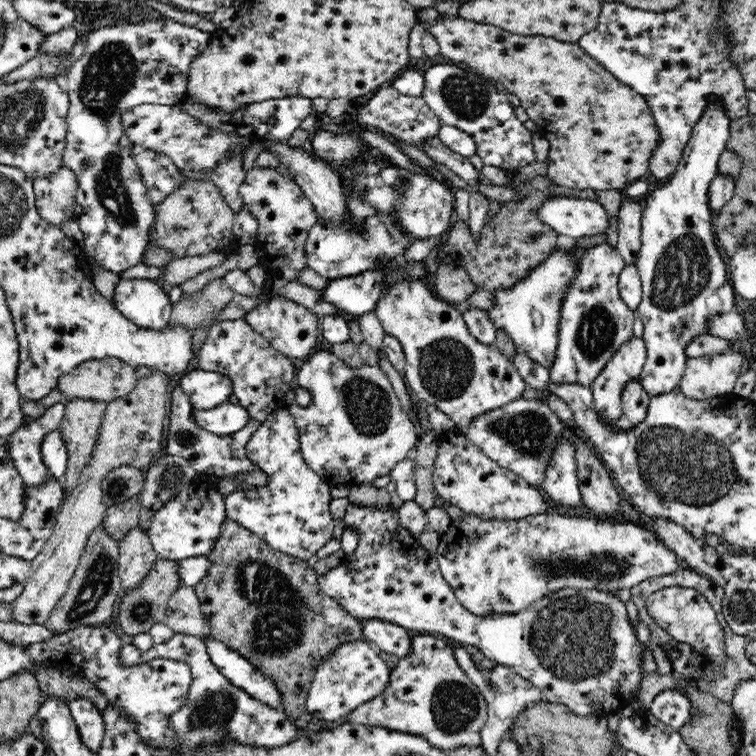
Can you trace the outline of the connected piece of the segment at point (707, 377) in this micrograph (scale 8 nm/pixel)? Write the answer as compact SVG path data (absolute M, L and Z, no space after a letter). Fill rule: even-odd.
M732 343L734 347L722 354L688 359L678 386L680 392L693 400L711 400L733 393L744 357L739 343Z

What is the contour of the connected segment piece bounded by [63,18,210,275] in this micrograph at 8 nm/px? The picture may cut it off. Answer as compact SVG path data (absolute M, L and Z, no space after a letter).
M162 18L156 20L144 19L137 23L126 23L122 25L109 25L102 28L89 30L87 32L87 39L85 40L84 54L74 62L71 69L66 72L66 80L68 83L67 93L69 94L69 111L66 115L66 148L63 152L63 165L66 168L76 173L76 179L78 179L78 190L76 196L76 210L74 216L80 230L83 232L83 244L82 249L88 258L91 258L99 264L100 267L110 270L116 274L121 274L122 271L127 268L136 266L138 262L141 262L144 251L148 249L150 244L150 229L155 221L155 206L152 204L152 200L149 198L149 192L146 190L146 185L142 181L140 171L138 171L138 165L136 165L135 154L137 149L132 146L128 135L122 131L122 114L132 110L137 105L152 103L161 105L174 106L178 104L184 96L186 96L186 88L188 82L188 70L193 64L193 61L207 48L208 42L210 42L210 33L199 30L198 28L186 25L184 23L178 23L169 18Z

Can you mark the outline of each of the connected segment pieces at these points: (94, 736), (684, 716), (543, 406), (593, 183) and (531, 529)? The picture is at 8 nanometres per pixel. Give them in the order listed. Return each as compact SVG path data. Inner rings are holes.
M82 697L67 701L82 742L92 751L97 752L104 740L104 719L96 705Z
M664 690L658 694L649 710L664 725L672 728L682 728L693 716L691 716L691 700L685 692Z
M514 400L471 421L468 431L456 430L465 434L487 458L514 472L530 486L540 489L547 467L552 463L552 454L559 444L559 439L564 437L562 420L550 409L547 401L542 400Z
M456 15L448 19L440 19L435 23L426 26L440 45L440 56L451 60L454 65L467 67L469 70L476 70L482 76L489 78L502 90L515 94L520 99L520 104L526 110L529 119L536 125L537 134L549 142L549 155L547 156L547 176L554 185L568 186L578 190L617 190L624 186L631 185L636 180L642 178L649 170L651 154L659 141L660 135L655 123L655 118L647 105L646 99L638 94L631 86L618 80L611 72L592 59L578 43L566 43L547 36L522 36L508 32L507 30L492 26L488 23L482 24L471 20L463 19Z
M554 512L535 514L522 517L521 519L512 520L484 520L479 516L465 513L462 518L454 520L450 527L447 528L446 534L443 535L445 540L438 546L436 554L437 563L441 570L444 580L452 587L455 592L457 601L470 613L476 616L490 617L492 615L509 615L515 612L520 612L528 608L532 603L540 600L546 594L556 592L561 588L576 588L576 589L598 589L608 593L616 593L620 588L632 588L640 584L643 580L671 575L678 570L678 562L676 561L676 553L666 548L663 542L658 538L655 532L647 530L645 526L623 518L584 518L584 517L569 517L568 514L554 514Z

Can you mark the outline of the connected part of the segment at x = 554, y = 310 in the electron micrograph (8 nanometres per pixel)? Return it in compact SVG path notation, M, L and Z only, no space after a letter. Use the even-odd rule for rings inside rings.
M558 247L546 260L543 260L526 278L515 282L508 288L497 288L494 304L487 311L490 320L498 330L504 330L519 352L525 354L534 364L550 368L556 358L558 346L558 326L560 326L560 308L564 296L576 276L580 258L584 250L576 247Z

